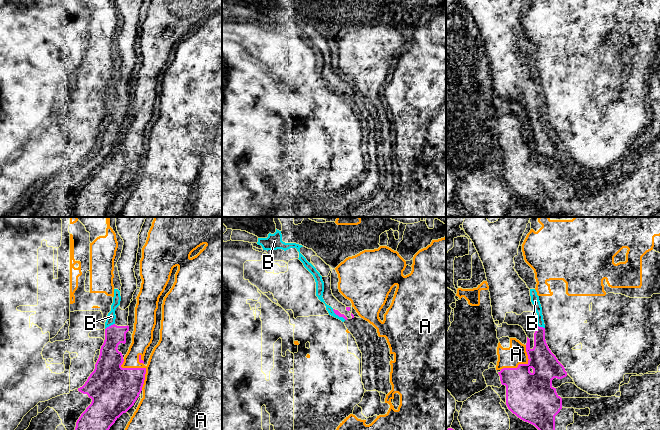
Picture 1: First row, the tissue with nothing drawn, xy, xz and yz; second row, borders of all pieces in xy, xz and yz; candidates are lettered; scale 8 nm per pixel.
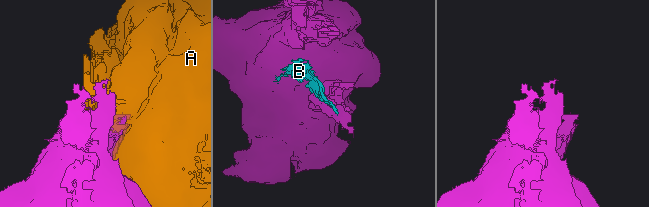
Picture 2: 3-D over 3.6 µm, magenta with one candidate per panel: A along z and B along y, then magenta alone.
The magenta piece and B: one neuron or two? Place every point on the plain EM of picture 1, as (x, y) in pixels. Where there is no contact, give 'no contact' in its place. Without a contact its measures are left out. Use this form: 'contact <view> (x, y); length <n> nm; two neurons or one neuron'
contact xy (109, 102); length 90 nm; two neurons

